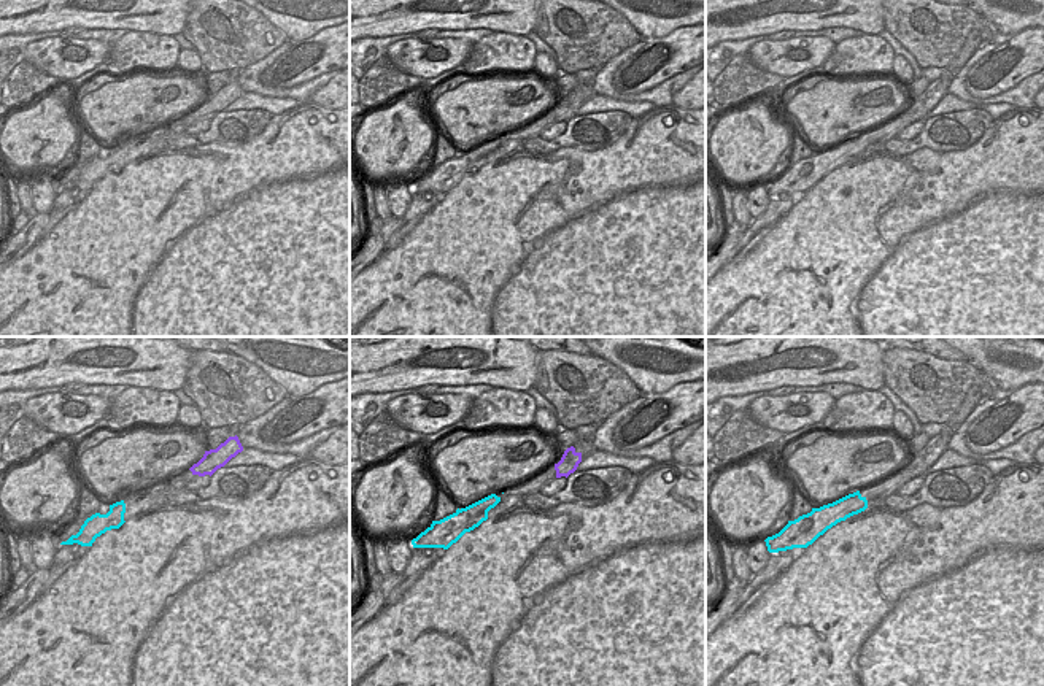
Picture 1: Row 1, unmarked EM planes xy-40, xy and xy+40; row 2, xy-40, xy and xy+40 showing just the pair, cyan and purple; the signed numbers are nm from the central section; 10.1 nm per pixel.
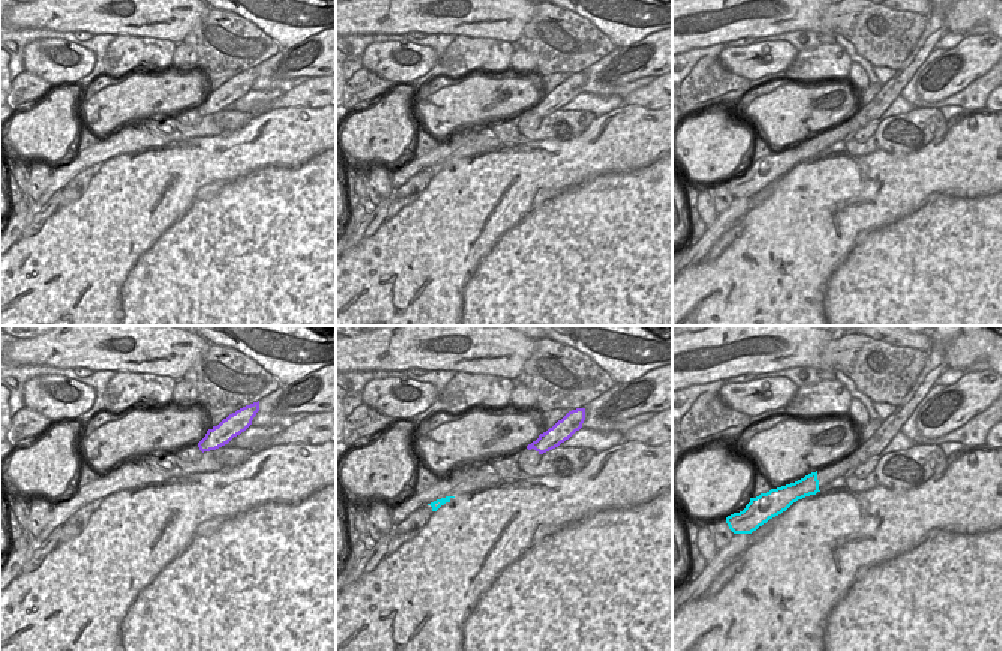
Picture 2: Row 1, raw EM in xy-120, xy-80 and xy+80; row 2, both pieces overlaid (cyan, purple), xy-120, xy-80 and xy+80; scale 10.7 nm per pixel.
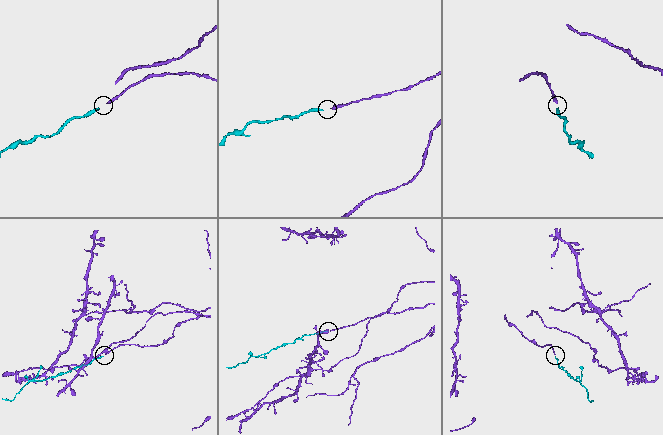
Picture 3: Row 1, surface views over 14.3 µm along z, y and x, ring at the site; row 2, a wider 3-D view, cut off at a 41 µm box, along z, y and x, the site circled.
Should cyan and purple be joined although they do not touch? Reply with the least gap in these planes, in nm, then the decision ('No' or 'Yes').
Distance 550 nm. Yes.

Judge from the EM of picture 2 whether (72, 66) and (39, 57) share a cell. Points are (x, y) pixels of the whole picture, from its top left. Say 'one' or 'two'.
one

